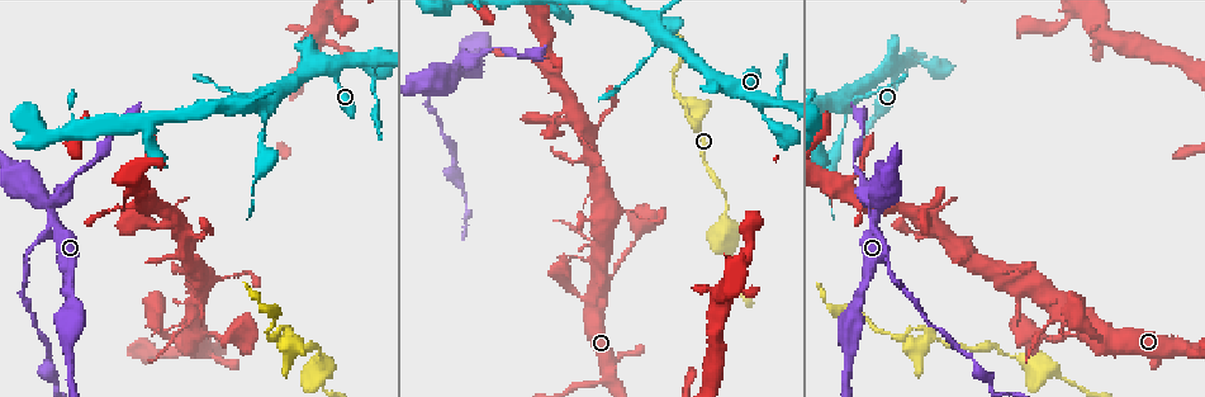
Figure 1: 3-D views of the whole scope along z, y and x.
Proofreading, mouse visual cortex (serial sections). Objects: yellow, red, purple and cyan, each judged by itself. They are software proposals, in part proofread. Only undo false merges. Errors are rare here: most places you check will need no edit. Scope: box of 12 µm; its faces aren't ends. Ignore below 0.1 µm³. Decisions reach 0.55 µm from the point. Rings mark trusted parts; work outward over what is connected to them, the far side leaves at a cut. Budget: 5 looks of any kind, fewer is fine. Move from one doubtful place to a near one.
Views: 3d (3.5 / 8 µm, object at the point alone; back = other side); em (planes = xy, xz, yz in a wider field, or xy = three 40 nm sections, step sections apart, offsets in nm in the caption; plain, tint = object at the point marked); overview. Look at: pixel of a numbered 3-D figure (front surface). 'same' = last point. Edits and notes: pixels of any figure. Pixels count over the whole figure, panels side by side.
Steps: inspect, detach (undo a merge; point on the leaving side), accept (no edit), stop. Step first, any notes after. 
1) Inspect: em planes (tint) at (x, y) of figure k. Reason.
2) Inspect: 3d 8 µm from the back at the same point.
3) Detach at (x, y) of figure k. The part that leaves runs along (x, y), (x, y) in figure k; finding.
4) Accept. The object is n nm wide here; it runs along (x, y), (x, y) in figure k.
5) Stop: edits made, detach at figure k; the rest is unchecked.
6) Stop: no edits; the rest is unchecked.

Inspect: em xy step 3 (tint) at (265, 123) of figure 1.

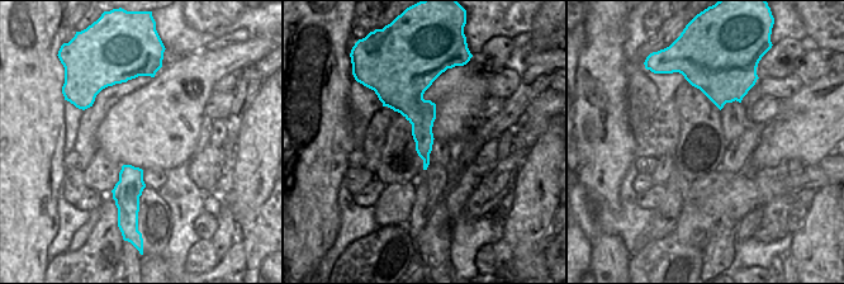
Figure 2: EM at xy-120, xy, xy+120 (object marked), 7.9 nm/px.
Inspect: 3d 3.5 µm at the same point.

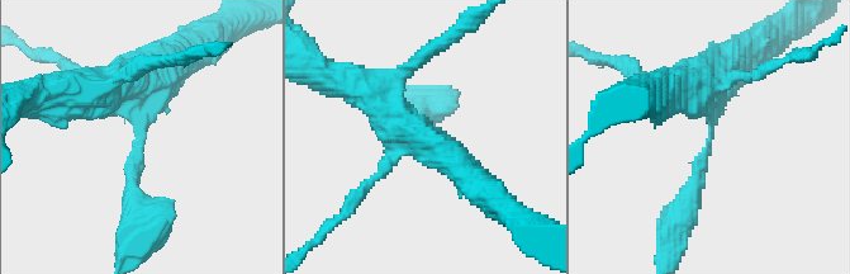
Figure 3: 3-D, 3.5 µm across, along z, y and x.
Accept. The arms are 250, 400 nm wide; it runs along (720, 66), (712, 136), (680, 218) in figure 3; all the same cell.

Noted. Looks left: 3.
Inspect: 3d 3.5 µm at (691, 108) of figure 1. Sharp bend.

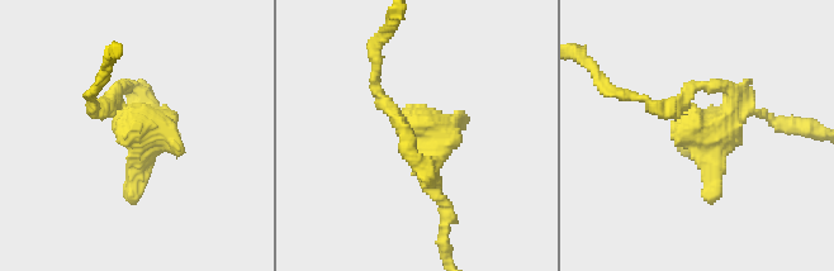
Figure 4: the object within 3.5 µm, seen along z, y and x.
Accept. It runs along (445, 203), (422, 128), (375, 84) in figure 4; one cell here.

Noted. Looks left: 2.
Stop: no edits; the rest is unchecked.

